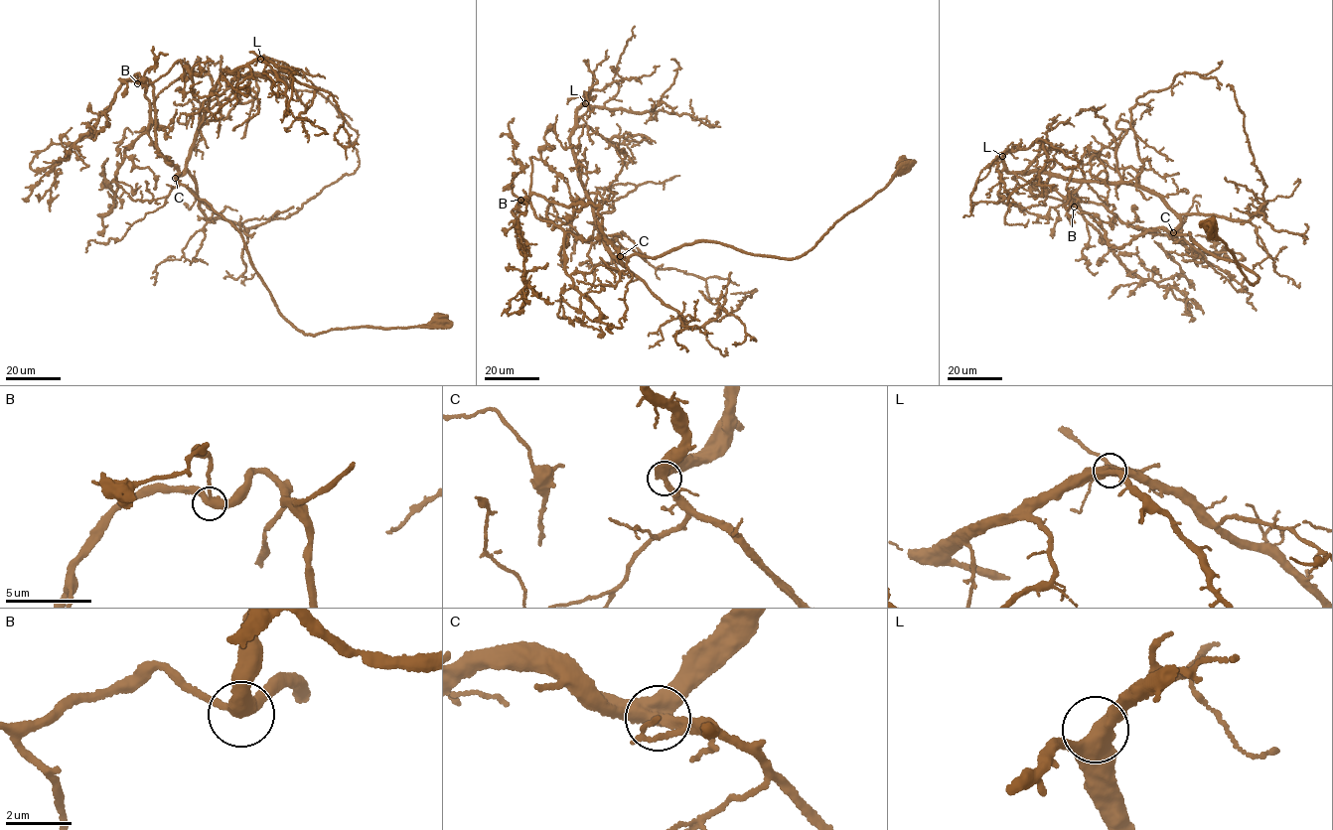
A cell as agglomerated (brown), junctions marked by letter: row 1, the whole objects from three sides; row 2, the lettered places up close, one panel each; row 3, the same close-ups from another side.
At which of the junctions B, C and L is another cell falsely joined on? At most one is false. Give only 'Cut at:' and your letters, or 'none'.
Cut at: none

